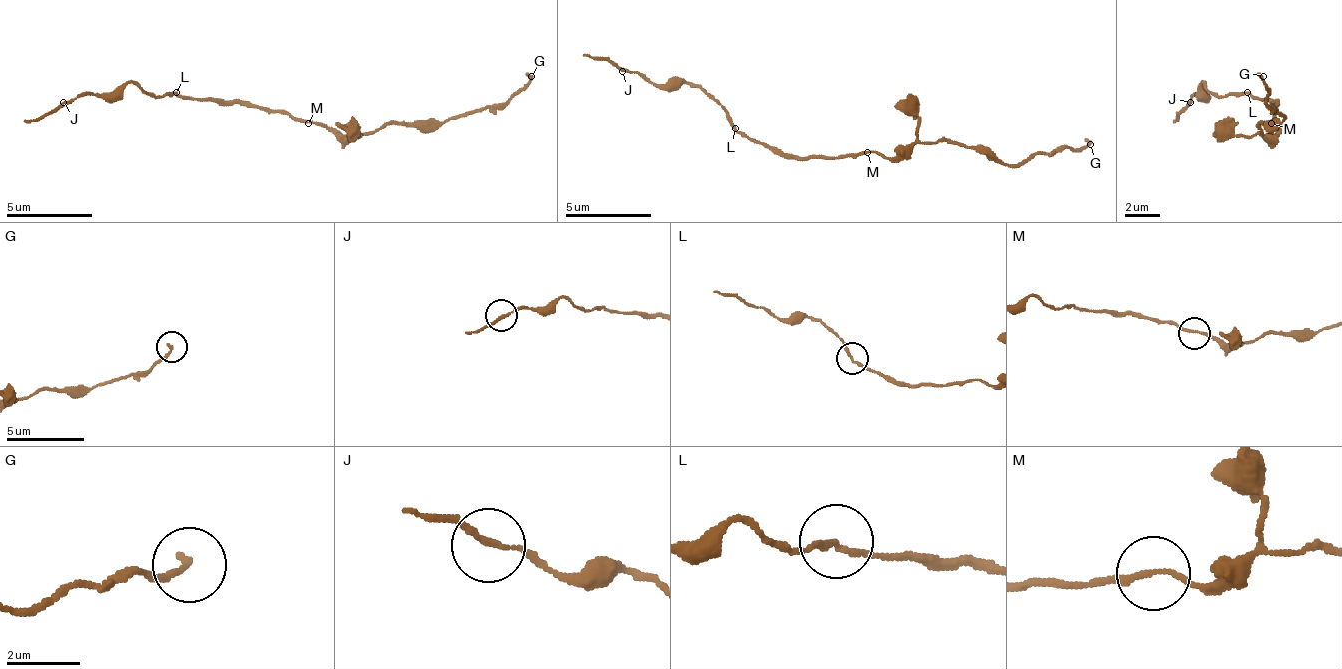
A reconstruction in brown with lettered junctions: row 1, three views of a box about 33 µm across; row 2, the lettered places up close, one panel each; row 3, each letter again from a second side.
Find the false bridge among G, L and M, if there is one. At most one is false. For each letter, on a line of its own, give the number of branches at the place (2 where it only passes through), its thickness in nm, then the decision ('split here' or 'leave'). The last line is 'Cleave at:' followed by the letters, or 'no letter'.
G: 1 | 170 nm | leave
L: 2 | 170 nm | split here
M: 2 | 150 nm | leave
Cleave at: L

